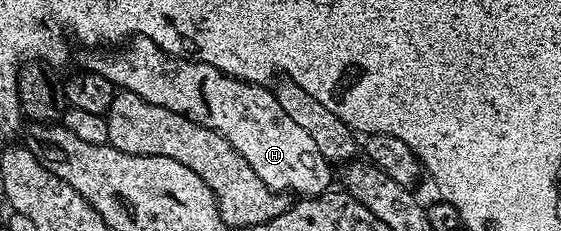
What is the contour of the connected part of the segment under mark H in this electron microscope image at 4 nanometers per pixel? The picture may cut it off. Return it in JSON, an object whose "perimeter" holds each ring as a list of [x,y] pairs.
{"perimeter":[[[141,35],[129,38],[115,49],[92,50],[96,51],[88,55],[87,70],[106,77],[117,89],[134,93],[150,105],[162,105],[162,109],[170,109],[170,113],[178,113],[206,129],[214,129],[219,135],[226,137],[226,141],[230,141],[230,145],[234,145],[234,149],[238,149],[242,157],[246,157],[246,165],[250,165],[250,169],[254,169],[254,173],[262,177],[262,185],[266,185],[271,191],[291,193],[296,197],[311,197],[320,195],[333,186],[333,164],[318,151],[310,134],[282,109],[275,94],[267,86],[236,79],[222,73],[214,65],[200,63],[197,59],[168,55],[161,47]]]}

